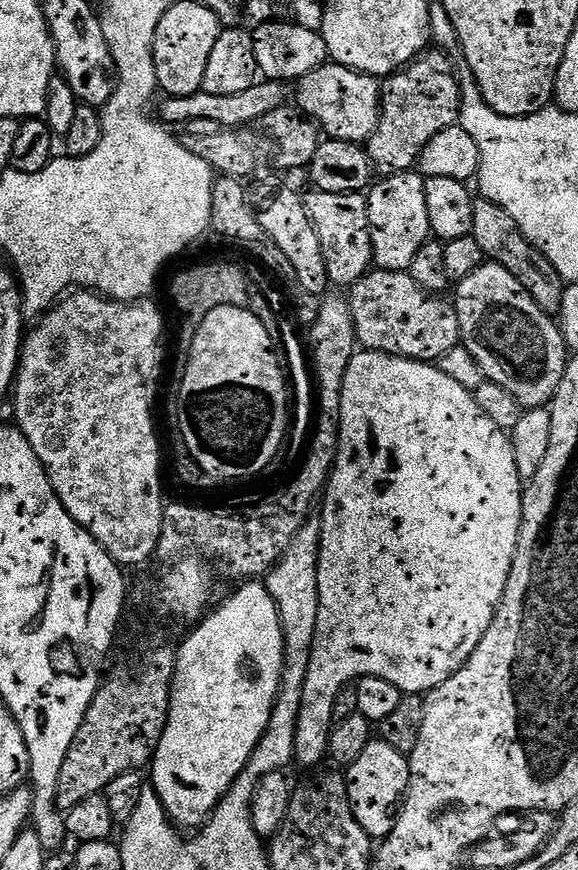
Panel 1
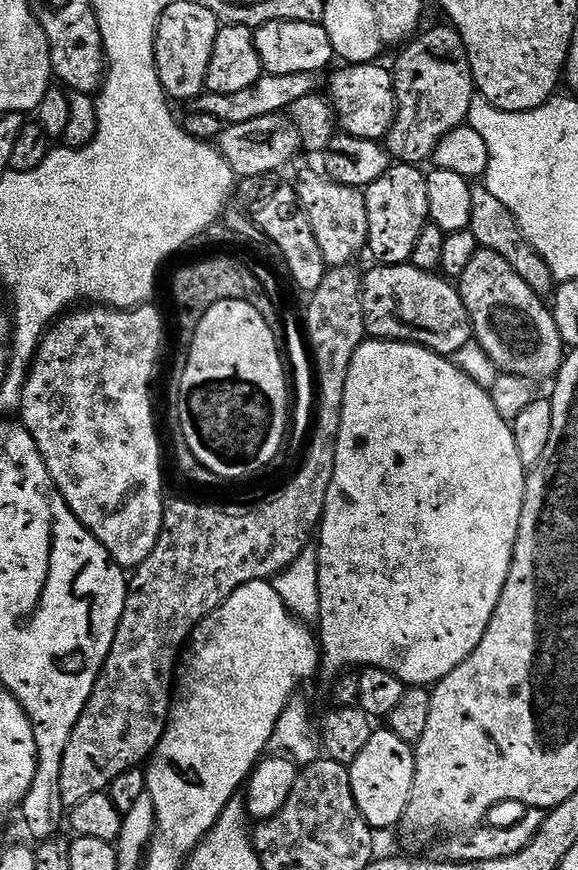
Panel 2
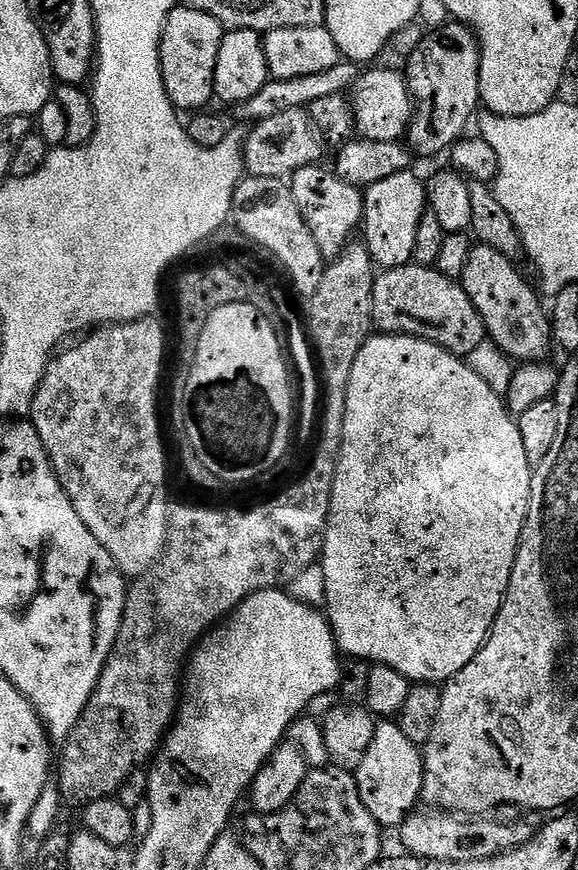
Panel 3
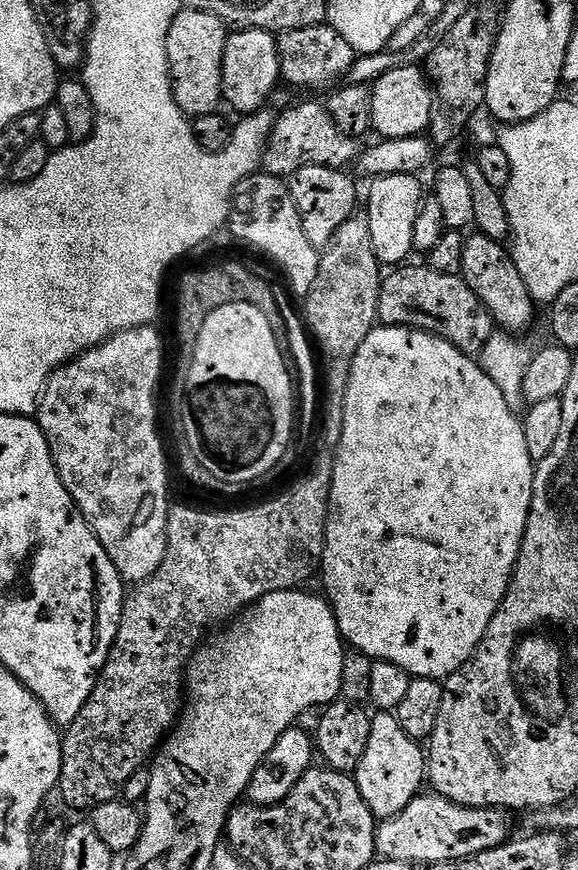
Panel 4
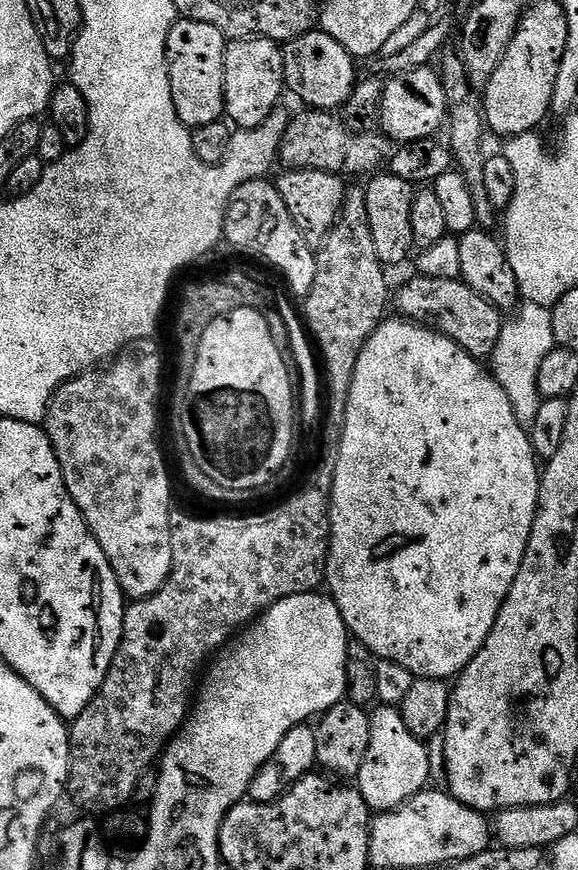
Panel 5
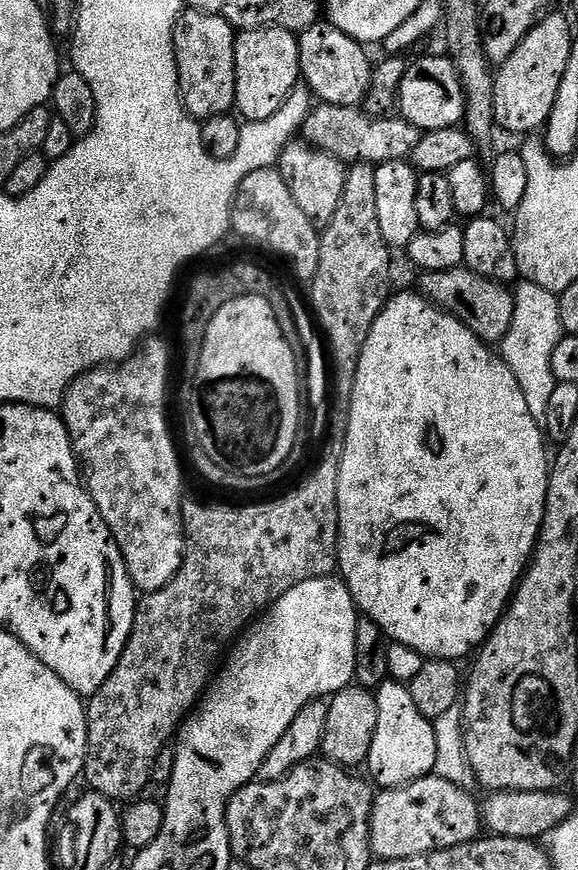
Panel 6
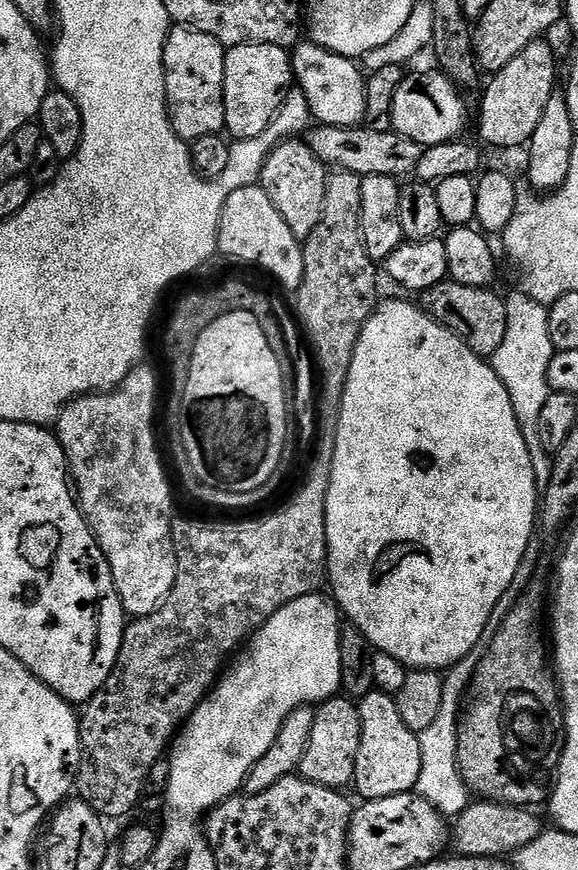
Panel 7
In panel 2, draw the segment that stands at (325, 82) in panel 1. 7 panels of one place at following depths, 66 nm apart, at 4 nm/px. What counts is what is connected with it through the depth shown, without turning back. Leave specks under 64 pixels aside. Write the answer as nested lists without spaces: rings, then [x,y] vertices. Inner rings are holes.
[[[373,62],[370,64],[348,64],[340,66],[332,76],[332,81],[328,84],[326,95],[332,101],[332,107],[336,110],[338,124],[345,133],[354,138],[383,141],[392,130],[392,125],[396,122],[398,115],[398,91],[393,73],[383,68],[383,63]]]

